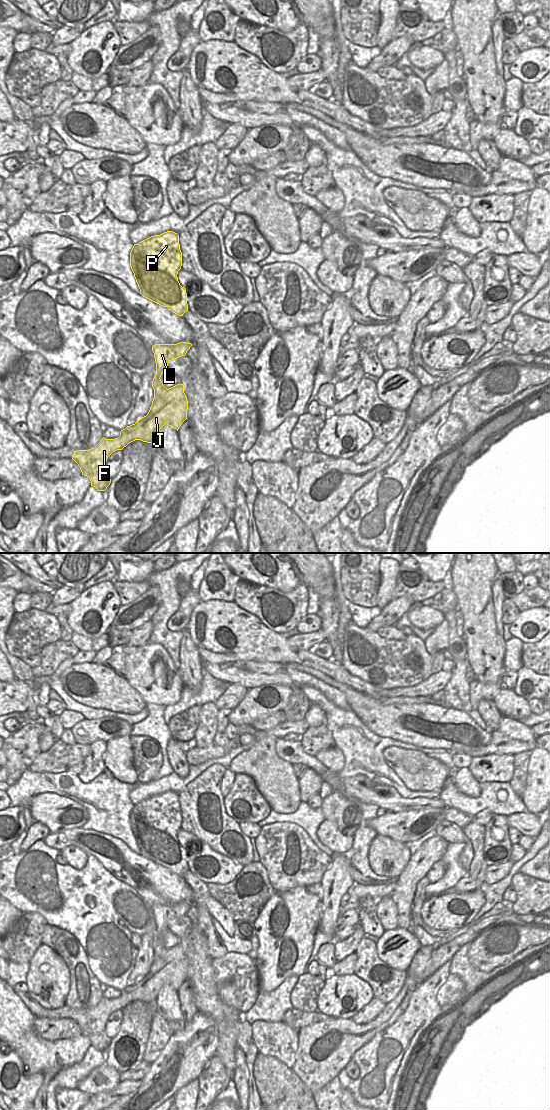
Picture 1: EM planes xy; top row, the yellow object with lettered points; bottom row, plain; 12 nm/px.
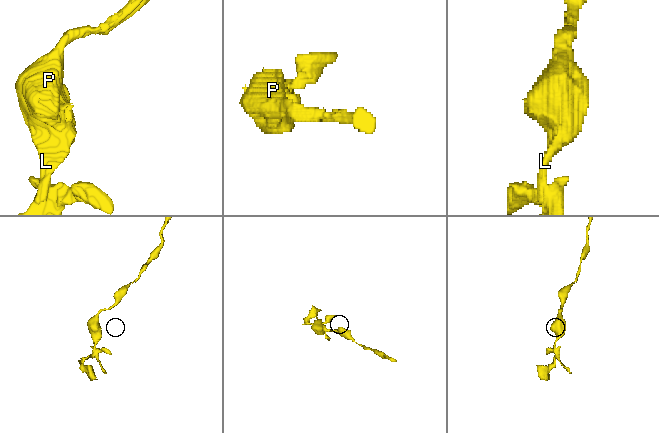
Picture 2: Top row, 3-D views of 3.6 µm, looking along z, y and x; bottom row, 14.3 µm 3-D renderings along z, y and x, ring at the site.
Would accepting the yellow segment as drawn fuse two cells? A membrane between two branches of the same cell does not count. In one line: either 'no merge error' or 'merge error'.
no merge error

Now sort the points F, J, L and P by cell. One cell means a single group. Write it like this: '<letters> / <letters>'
F J L P

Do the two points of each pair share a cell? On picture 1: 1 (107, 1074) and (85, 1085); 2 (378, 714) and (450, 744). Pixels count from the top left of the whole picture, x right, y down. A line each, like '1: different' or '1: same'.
1: same
2: same

